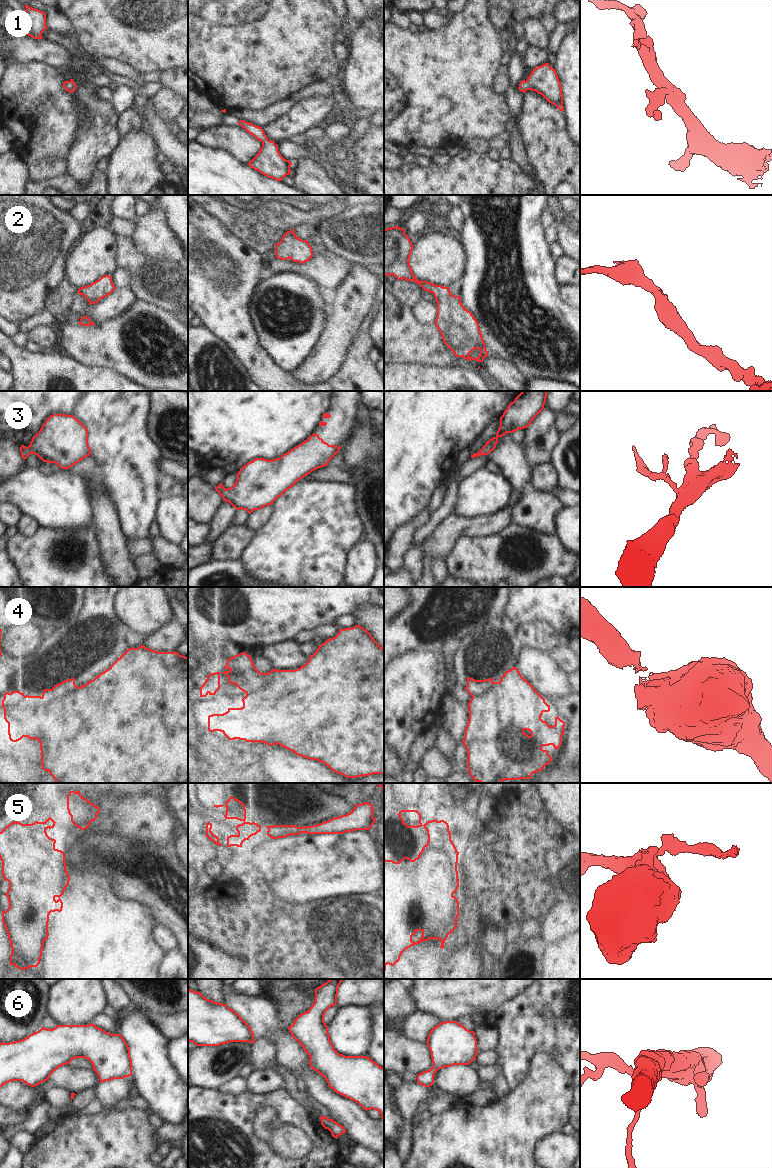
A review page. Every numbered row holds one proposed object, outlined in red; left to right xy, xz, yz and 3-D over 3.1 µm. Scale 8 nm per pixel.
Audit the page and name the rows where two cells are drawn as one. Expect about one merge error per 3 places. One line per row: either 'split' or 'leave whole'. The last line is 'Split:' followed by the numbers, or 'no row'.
1: leave whole
2: leave whole
3: leave whole
4: leave whole
5: leave whole
6: leave whole
Split: no row

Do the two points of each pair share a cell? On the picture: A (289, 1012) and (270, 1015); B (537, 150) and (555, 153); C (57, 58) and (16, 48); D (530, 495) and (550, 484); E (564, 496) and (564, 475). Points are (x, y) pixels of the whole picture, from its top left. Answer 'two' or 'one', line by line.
A: two
B: one
C: one
D: two
E: two

